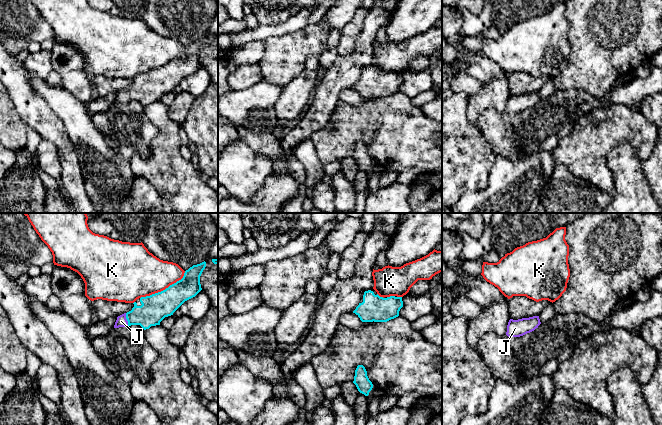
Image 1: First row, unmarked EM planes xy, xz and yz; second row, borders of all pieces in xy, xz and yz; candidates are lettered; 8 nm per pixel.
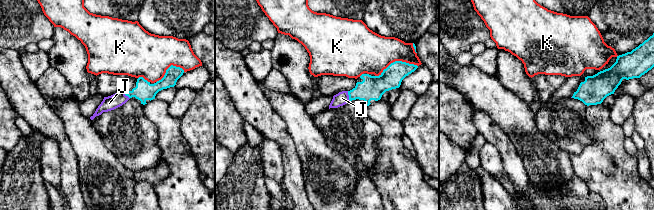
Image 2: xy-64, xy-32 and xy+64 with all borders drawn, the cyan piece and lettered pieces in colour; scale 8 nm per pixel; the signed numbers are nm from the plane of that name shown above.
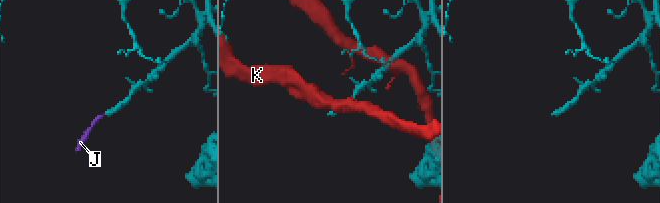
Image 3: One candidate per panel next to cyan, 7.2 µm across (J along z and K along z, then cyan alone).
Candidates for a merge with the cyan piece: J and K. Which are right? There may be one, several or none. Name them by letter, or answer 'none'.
J

